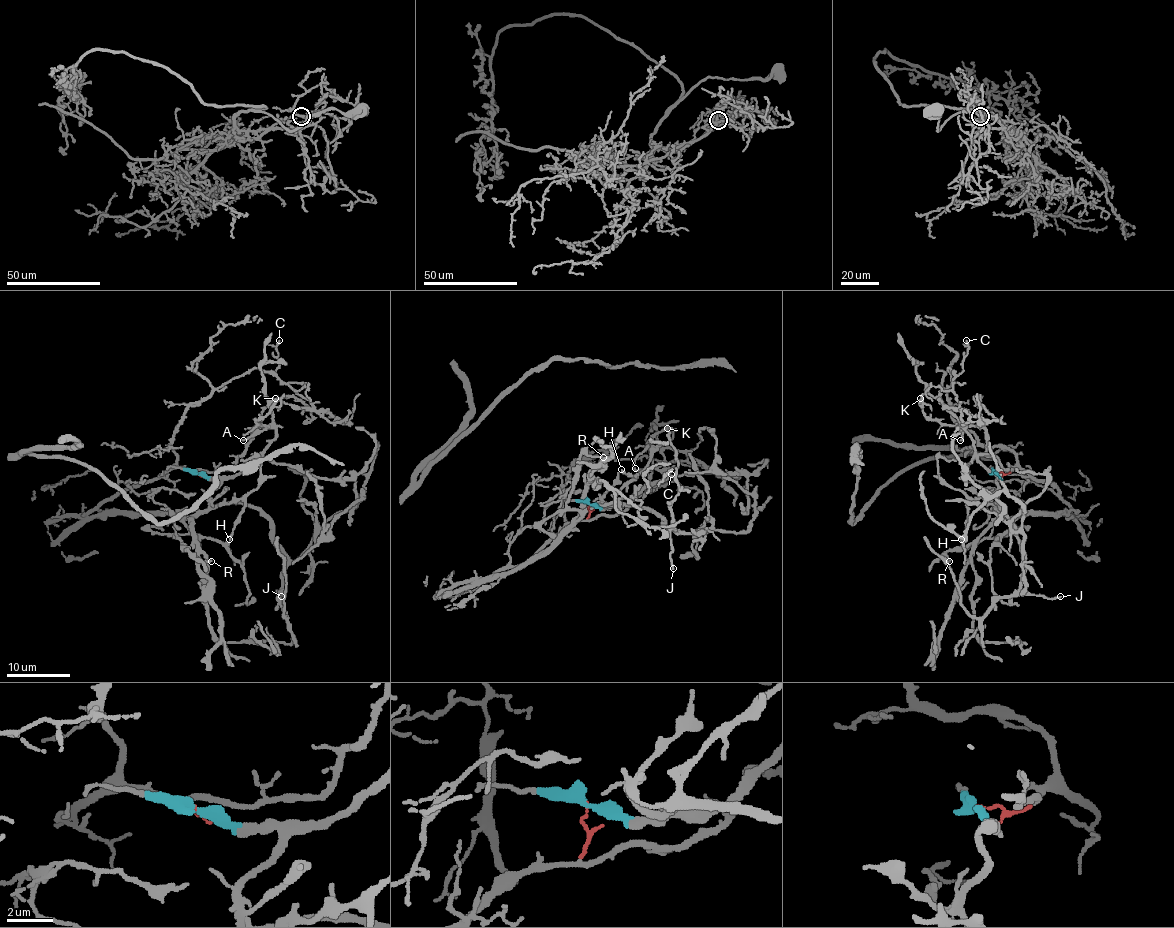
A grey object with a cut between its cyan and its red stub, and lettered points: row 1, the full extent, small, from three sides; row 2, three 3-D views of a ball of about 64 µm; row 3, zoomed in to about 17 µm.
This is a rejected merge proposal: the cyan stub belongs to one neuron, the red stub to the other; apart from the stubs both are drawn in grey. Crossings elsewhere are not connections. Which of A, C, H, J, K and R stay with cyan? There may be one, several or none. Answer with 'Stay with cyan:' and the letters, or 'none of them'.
Stay with cyan: A, H, J, R

